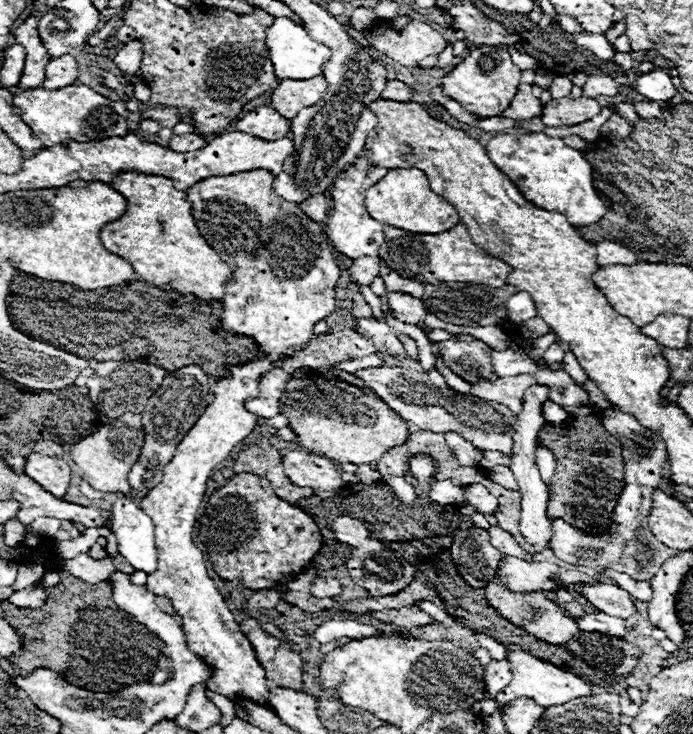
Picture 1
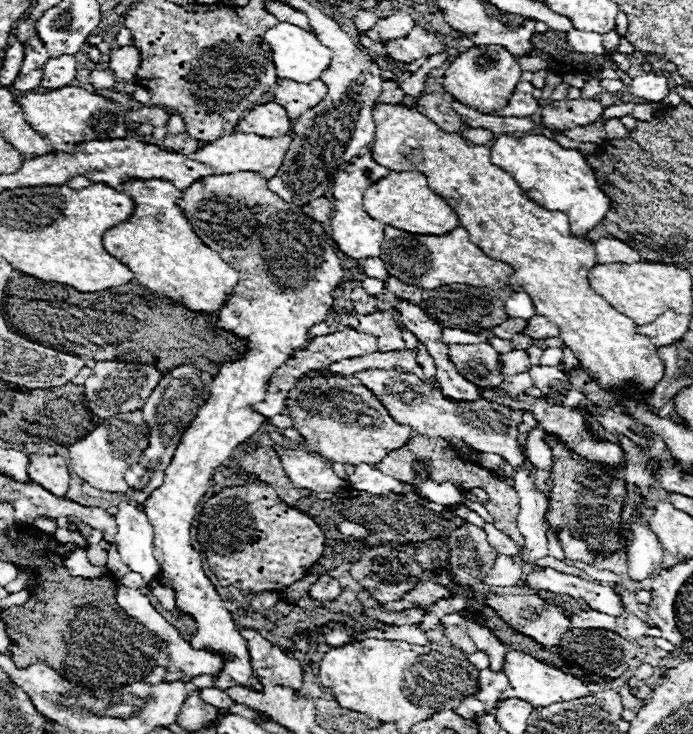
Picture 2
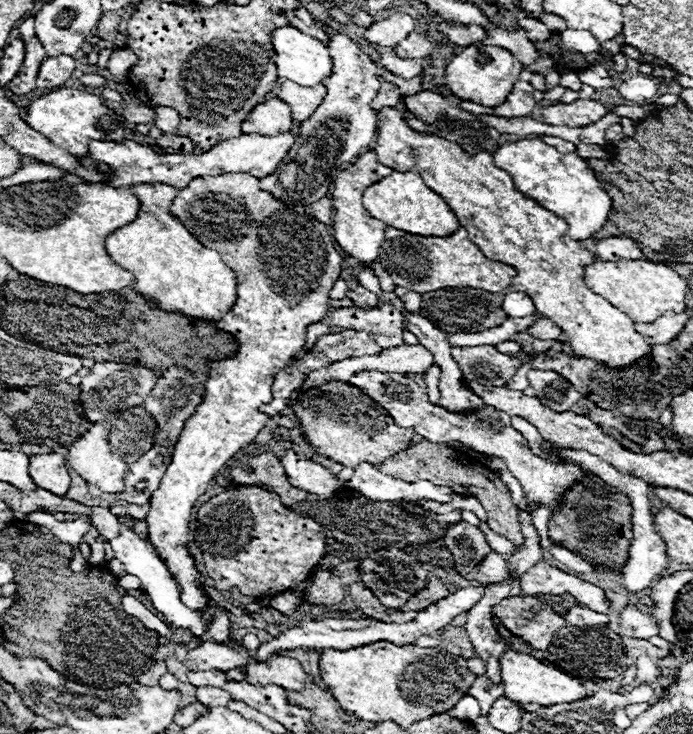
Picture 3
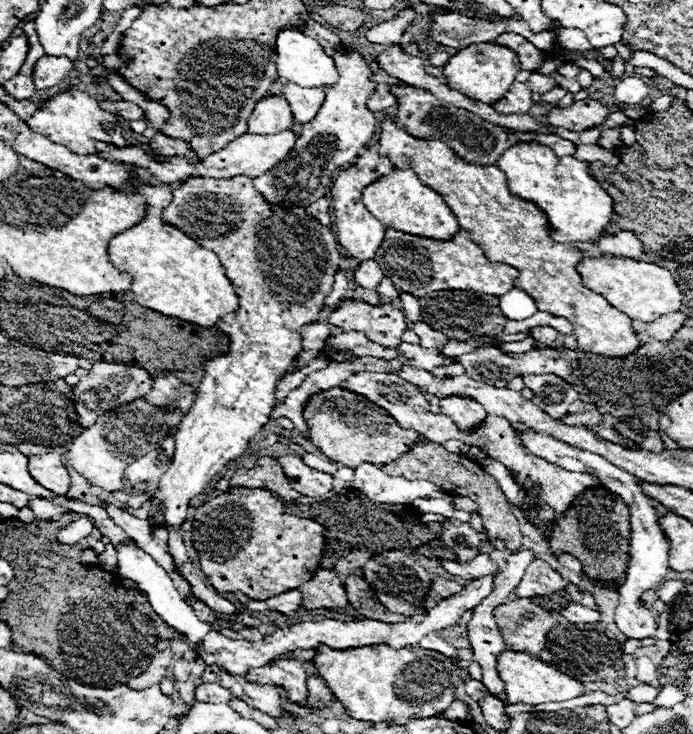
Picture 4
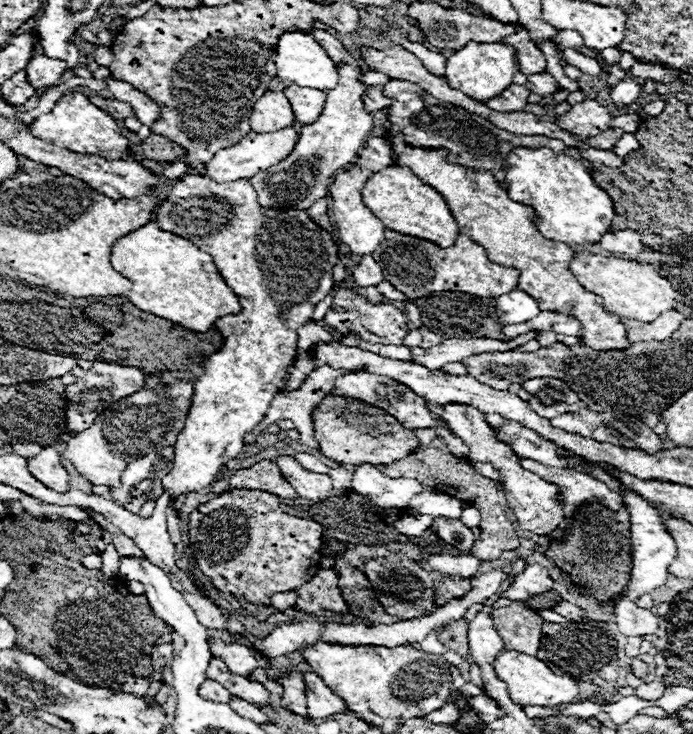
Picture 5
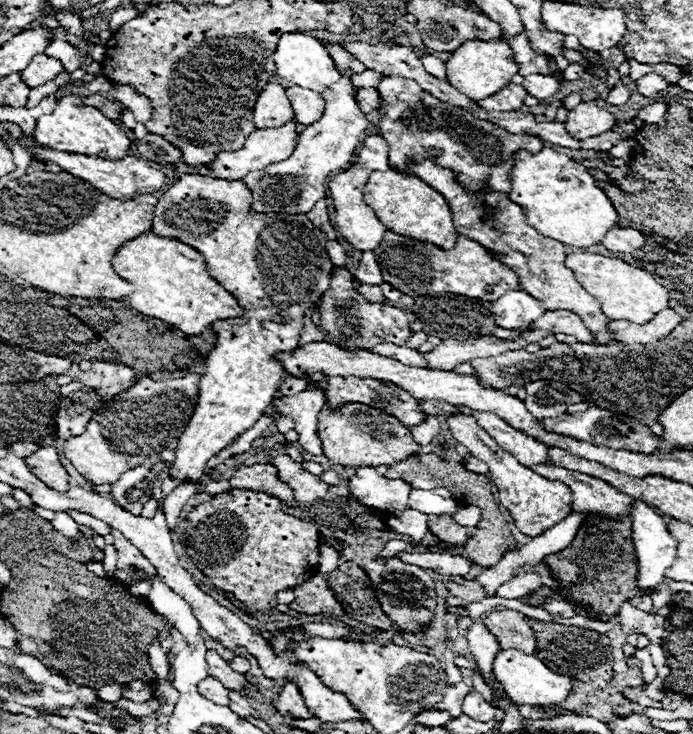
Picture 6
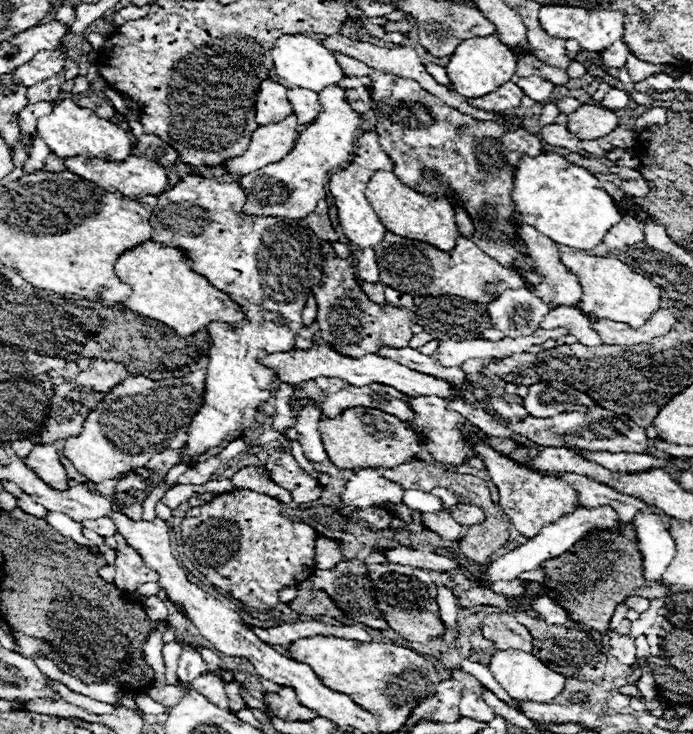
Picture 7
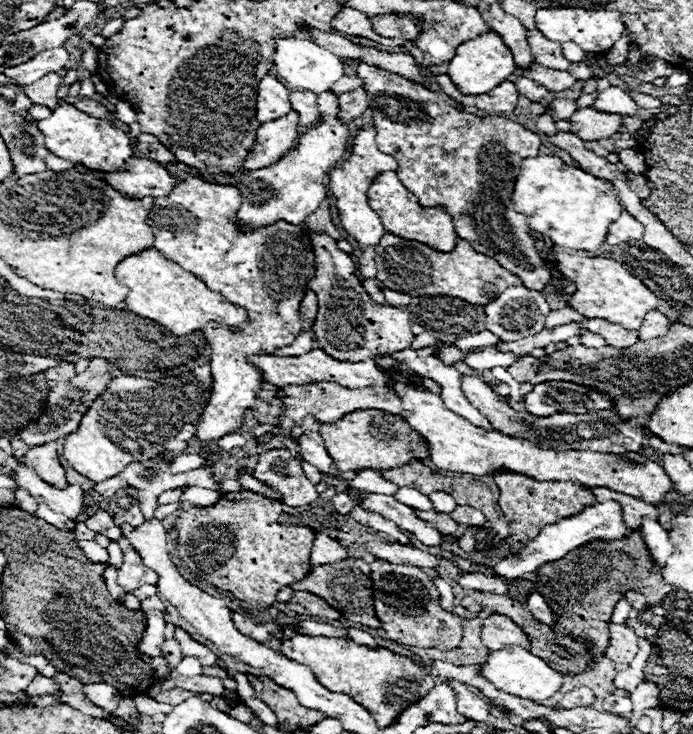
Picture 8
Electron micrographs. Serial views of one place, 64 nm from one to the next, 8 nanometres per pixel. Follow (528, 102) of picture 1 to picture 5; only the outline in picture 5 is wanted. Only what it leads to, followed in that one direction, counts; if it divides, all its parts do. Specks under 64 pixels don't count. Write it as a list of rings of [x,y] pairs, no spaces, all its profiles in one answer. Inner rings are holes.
[[[510,84],[510,88],[502,92],[502,96],[496,96],[494,100],[486,100],[484,104],[496,112],[518,112],[518,110],[524,110],[524,106],[528,104],[526,102],[528,96],[530,96],[530,90],[526,86]]]

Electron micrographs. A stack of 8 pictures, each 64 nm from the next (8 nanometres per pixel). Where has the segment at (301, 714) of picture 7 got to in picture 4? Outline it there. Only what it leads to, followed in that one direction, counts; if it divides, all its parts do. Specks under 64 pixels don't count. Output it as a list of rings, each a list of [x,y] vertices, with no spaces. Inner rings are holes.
[[[278,660],[272,666],[250,668],[245,678],[257,684],[278,684],[288,692],[288,700],[306,704],[306,672],[298,660]]]

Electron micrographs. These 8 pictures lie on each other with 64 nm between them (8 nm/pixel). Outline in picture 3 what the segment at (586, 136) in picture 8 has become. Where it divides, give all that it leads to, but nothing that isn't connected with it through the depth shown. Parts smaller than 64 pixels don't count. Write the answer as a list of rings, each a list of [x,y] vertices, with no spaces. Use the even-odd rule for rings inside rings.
[[[576,100],[572,104],[554,104],[542,108],[542,116],[546,124],[552,126],[570,126],[580,128],[600,120],[608,110],[596,100]]]

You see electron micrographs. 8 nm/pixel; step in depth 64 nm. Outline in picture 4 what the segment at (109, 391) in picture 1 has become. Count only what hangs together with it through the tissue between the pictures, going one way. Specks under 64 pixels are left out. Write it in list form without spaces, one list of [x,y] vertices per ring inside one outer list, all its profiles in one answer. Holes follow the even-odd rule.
[[[94,362],[86,376],[72,388],[72,402],[76,410],[76,420],[80,426],[88,428],[102,416],[106,410],[112,410],[120,404],[132,402],[136,398],[144,398],[152,388],[152,376],[144,368],[126,366],[126,364],[110,364],[110,362]]]

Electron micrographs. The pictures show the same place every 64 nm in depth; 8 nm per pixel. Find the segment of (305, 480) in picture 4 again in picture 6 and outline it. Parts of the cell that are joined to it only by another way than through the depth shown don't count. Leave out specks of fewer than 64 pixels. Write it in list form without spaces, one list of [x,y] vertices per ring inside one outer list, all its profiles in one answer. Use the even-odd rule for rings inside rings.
[[[280,454],[270,460],[278,468],[278,478],[286,482],[294,490],[294,498],[298,502],[312,502],[322,498],[328,492],[328,484],[320,480],[320,476],[310,474],[302,468],[302,464],[294,462],[290,456]]]

